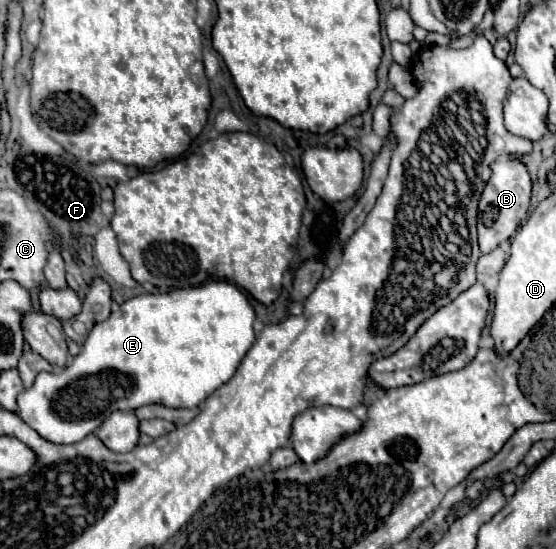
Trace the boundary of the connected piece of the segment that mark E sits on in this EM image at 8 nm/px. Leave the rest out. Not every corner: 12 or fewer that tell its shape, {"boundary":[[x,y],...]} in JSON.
{"boundary":[[225,280],[133,296],[17,414],[73,444],[115,410],[195,408],[255,312]]}

